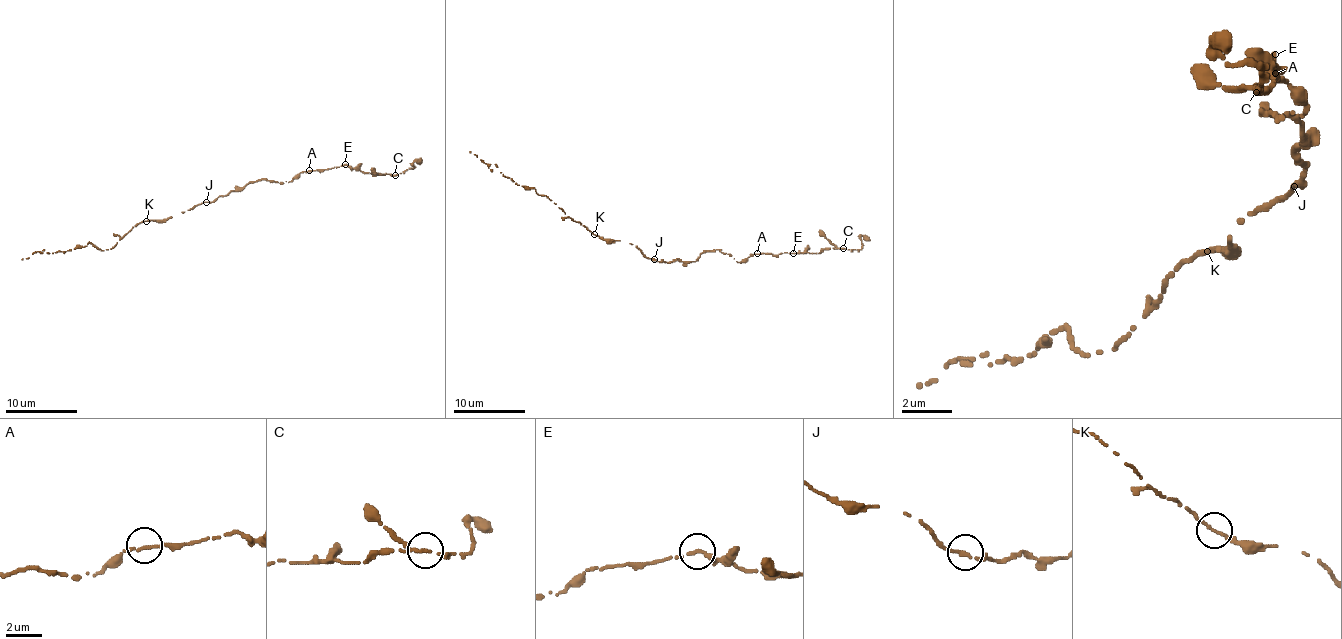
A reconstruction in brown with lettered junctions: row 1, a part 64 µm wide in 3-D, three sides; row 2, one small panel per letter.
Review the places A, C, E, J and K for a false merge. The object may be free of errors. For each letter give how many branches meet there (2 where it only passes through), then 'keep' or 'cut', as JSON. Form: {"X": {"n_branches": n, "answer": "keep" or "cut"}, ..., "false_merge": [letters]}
{"A": {"n_branches": 2, "answer": "keep"}, "C": {"n_branches": 2, "answer": "keep"}, "E": {"n_branches": 1, "answer": "keep"}, "J": {"n_branches": 2, "answer": "keep"}, "K": {"n_branches": 2, "answer": "keep"}, "false_merge": []}

